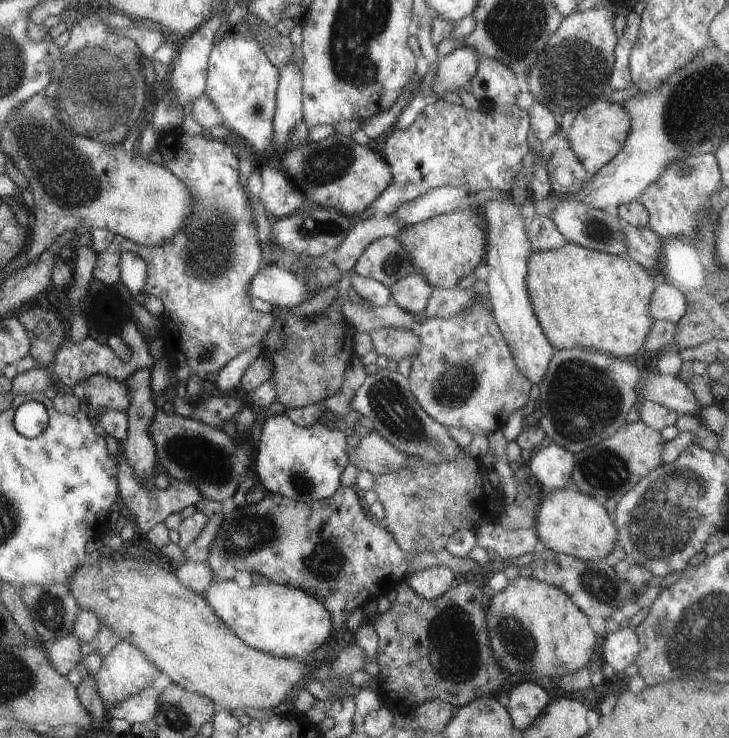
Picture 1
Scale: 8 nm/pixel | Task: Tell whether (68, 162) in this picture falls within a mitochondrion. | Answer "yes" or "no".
yes

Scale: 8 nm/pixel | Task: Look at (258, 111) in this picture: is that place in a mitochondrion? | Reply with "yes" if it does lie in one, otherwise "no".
yes

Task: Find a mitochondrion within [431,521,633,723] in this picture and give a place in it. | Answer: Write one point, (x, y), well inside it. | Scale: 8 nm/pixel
(509, 629)

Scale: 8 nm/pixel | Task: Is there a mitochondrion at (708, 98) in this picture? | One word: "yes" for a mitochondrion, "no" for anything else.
yes

